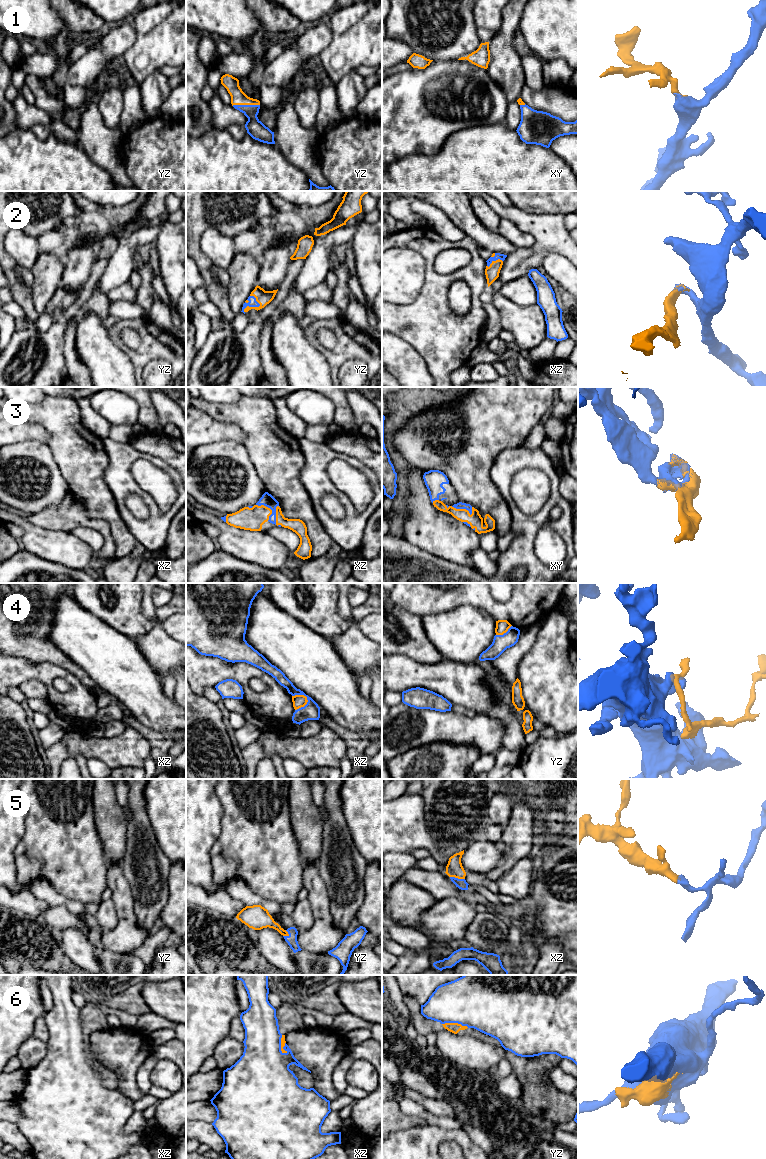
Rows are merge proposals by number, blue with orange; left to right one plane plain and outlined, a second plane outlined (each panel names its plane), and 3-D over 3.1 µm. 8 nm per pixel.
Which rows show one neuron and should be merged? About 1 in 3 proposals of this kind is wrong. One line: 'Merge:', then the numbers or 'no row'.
Merge: 1, 2, 3, 5

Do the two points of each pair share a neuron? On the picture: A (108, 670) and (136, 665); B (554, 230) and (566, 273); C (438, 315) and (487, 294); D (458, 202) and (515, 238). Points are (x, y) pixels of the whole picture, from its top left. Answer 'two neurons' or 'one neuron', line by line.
A: one neuron
B: two neurons
C: two neurons
D: two neurons

